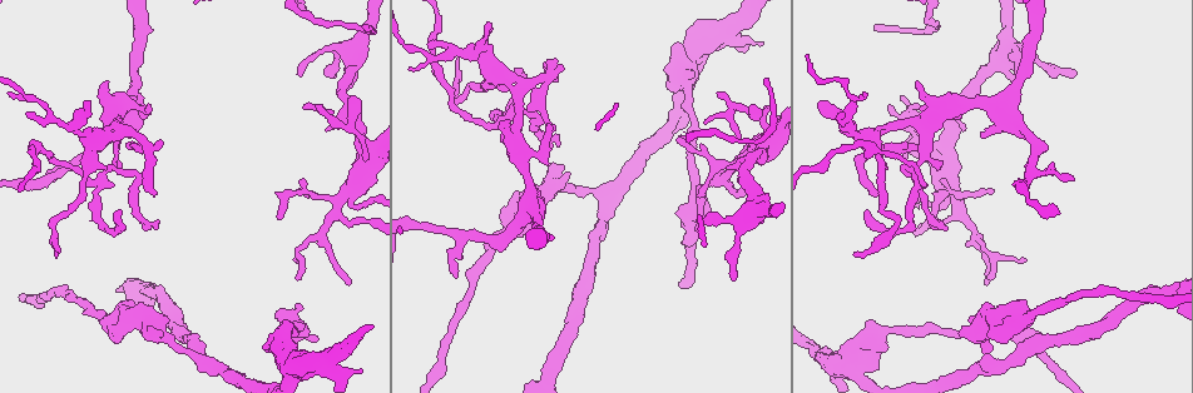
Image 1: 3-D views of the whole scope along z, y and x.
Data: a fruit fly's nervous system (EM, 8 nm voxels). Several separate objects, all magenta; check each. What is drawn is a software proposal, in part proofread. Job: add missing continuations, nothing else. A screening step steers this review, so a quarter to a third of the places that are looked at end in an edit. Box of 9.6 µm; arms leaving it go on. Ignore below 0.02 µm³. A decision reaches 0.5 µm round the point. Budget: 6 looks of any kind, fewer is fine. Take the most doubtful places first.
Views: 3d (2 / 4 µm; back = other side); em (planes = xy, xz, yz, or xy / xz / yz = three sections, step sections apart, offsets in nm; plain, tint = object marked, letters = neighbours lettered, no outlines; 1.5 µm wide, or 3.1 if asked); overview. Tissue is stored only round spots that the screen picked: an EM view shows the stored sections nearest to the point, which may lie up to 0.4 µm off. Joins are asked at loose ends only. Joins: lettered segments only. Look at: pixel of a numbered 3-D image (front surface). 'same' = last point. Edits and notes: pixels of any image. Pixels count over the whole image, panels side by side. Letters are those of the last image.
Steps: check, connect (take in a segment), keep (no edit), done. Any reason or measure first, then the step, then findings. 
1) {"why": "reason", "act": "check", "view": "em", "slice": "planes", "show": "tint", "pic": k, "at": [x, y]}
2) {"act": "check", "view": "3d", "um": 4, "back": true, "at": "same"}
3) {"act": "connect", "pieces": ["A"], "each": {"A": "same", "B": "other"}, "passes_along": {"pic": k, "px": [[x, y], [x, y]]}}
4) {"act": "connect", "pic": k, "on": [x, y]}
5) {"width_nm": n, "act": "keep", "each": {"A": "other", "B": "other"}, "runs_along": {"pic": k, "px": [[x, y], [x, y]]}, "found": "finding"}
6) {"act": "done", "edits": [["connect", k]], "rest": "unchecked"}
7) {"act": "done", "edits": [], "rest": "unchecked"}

{"why": "free end", "act": "check", "view": "em", "slice": "xz", "step": 4, "show": "tint", "pic": 1, "at": [155, 229]}

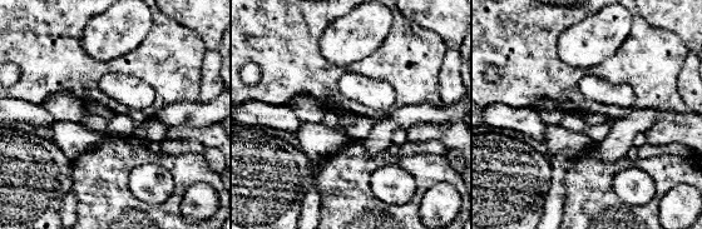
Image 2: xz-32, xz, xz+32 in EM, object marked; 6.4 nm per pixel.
{"act": "check", "view": "em", "slice": "yz", "step": 4, "show": "letters", "at": "same"}

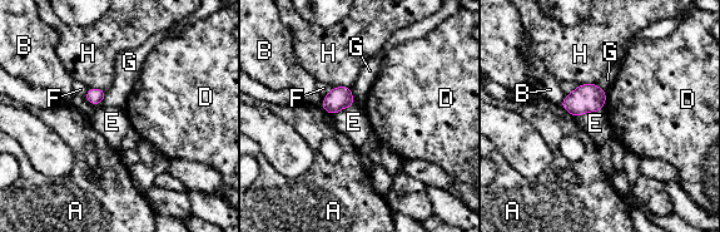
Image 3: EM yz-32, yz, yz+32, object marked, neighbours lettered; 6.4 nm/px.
{"act": "keep", "each": {"A": "other", "B": "other", "D": "other", "E": "other", "F": "other", "G": "other", "H": "other"}, "border": {"pic": 3, "px": [[560, 105], [575, 118]]}, "found": "none of them fits"}

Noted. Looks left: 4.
{"act": "check", "view": "em", "slice": "planes", "show": "plain", "pic": 1, "at": [760, 43]}

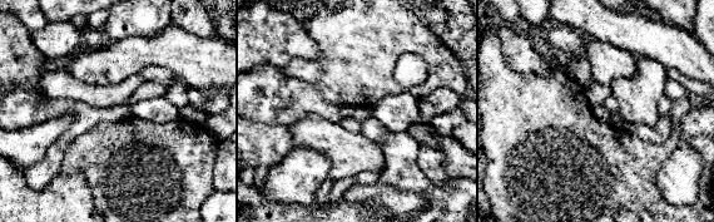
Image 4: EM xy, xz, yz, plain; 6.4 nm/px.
{"why": "what lies round it", "act": "check", "view": "em", "slice": "planes", "show": "letters", "at": "same"}

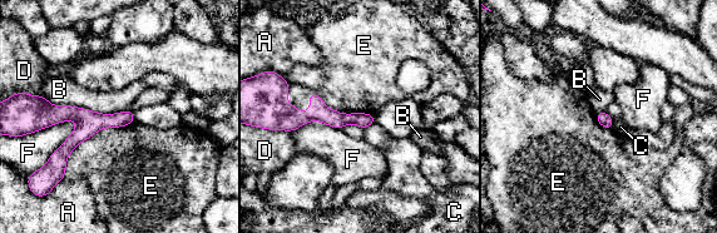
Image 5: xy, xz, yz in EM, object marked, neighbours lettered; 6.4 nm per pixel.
{"act": "keep", "each": {"A": "other", "B": "other", "C": "other", "D": "other", "E": "other", "F": "other"}, "border": {"pic": 5, "px": [[134, 120], [82, 140], [63, 177]]}, "found": "no lettered segment goes on from it"}

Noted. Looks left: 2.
{"act": "check", "view": "em", "slice": "planes", "show": "letters", "pic": 1, "at": [295, 262]}

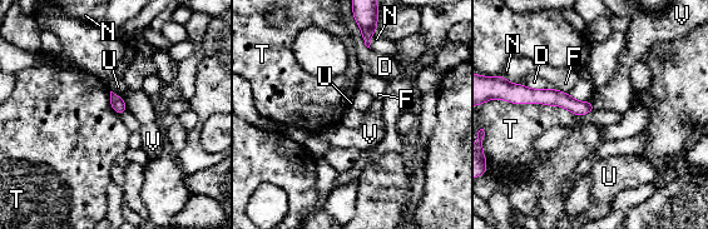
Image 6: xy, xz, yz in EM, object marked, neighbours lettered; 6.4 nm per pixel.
{"act": "keep", "each": {"D": "other", "F": "other", "N": "other", "T": "other", "U": "other", "V": "other"}, "border": {"pic": 6, "px": [[508, 100], [560, 105], [578, 117]]}, "found": "none of them fits"}

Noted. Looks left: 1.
{"act": "done", "edits": [], "rest": "unchecked"}

